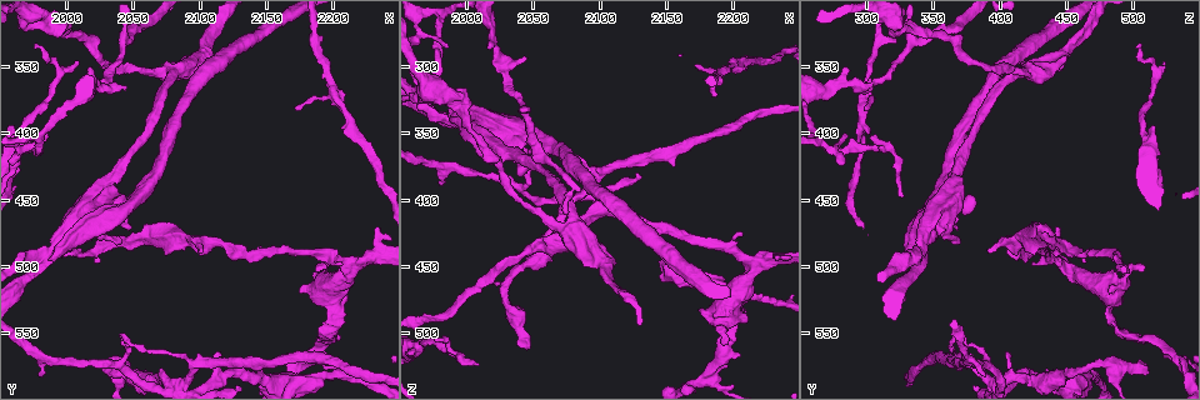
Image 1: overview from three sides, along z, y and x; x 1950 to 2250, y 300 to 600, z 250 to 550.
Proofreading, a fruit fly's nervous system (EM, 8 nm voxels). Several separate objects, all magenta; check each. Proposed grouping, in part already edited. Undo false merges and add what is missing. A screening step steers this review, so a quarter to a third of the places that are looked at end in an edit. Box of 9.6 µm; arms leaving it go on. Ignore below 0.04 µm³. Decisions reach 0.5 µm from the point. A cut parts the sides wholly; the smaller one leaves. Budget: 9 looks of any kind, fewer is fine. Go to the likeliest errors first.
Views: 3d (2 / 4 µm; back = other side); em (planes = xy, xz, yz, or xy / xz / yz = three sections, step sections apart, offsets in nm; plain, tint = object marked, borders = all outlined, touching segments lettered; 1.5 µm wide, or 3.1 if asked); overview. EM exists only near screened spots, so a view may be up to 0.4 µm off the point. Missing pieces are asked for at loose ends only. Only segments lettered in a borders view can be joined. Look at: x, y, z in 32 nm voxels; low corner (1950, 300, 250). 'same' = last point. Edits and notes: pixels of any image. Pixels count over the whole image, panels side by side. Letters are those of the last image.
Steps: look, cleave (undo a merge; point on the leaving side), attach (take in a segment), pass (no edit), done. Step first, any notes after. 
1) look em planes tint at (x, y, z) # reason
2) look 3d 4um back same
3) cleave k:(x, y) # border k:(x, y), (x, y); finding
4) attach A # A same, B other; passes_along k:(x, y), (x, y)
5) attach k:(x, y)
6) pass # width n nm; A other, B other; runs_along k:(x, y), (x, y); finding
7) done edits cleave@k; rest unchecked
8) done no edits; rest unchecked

look em planes borders at (1988, 494, 340)

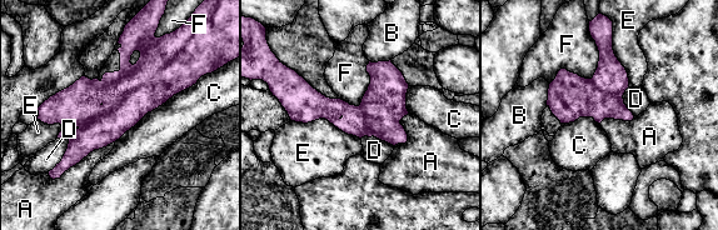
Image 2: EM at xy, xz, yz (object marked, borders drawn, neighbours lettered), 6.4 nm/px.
cleave 2:(166, 83) # width 280 nm; A other, B other, C other, D other, E other, F other; a second neuron is stuck on

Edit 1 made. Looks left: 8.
look em planes borders at (2010, 348, 524)

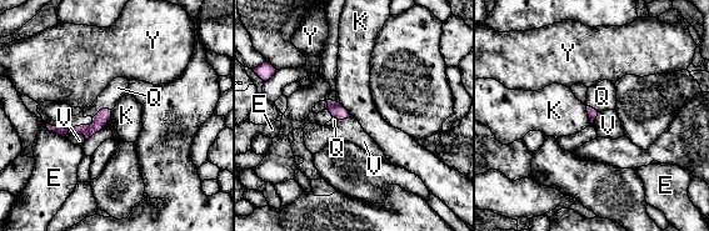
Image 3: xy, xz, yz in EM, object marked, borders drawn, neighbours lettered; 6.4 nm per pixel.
attach Q # E other, K other, Q same, V other, Y other; passes_along 3:(103, 116), (103, 109), (118, 88); it goes on there

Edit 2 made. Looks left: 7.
look overview

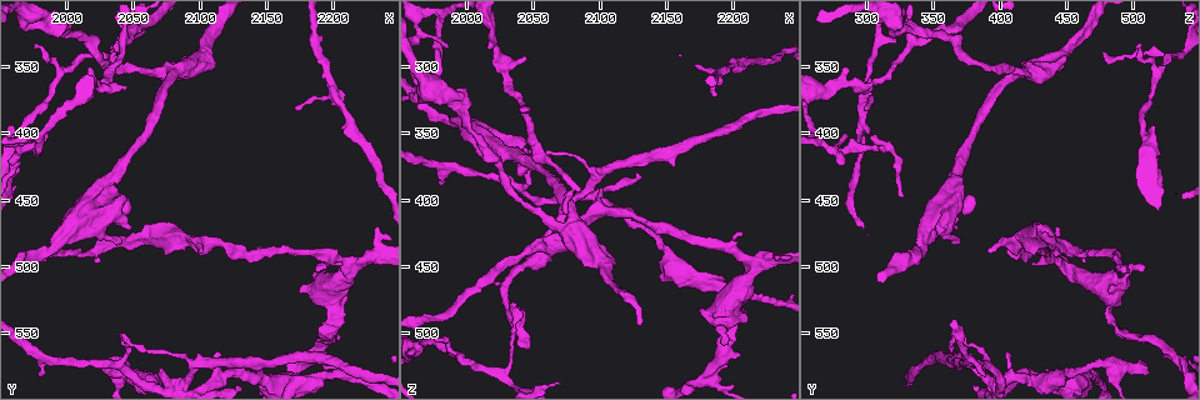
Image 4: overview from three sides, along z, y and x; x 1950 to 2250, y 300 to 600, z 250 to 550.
look em planes borders at (2044, 580, 514) # an open end

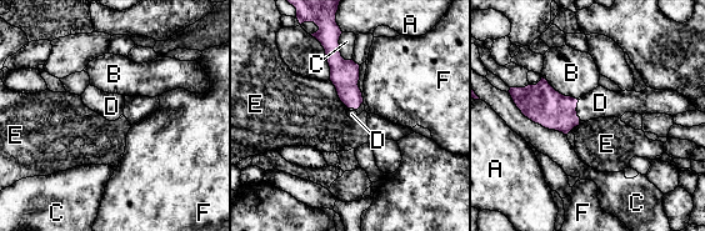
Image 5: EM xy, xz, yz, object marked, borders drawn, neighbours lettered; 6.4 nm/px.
attach D # A other, B other, C other, D same, E other, F other; passes_along 5:(541, 104), (576, 115), (600, 103); the neuron continues

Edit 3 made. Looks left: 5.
look overview # see it whole again

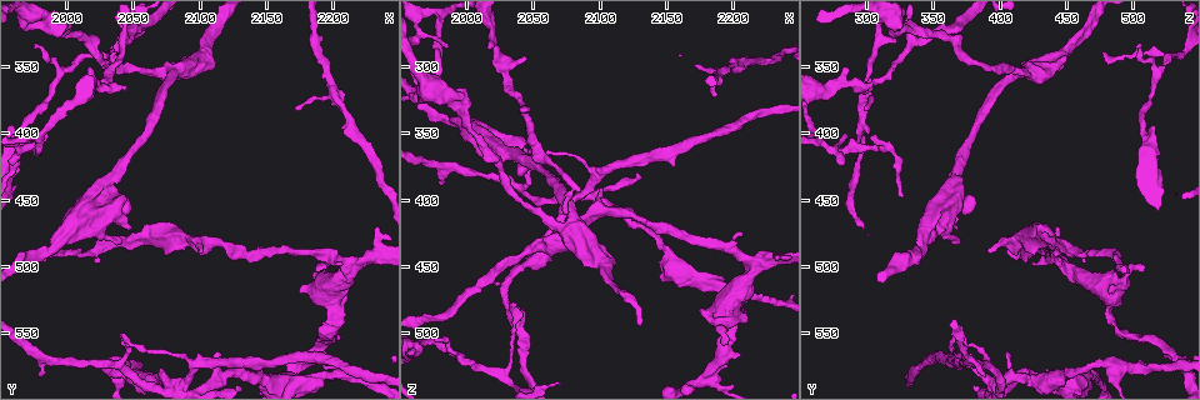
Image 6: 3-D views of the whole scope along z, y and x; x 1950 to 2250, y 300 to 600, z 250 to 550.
look 3d 2um at (2032, 340, 476) # thin end

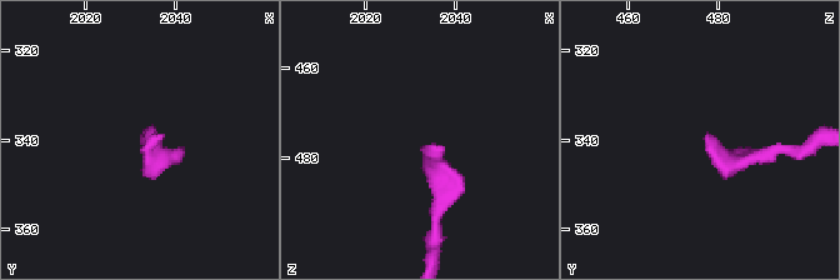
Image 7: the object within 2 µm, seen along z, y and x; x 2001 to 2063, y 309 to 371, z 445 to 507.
look em xy step 4 tint at (2033, 340, 477) # need the tissue

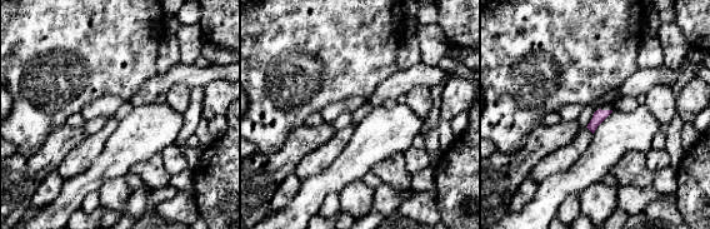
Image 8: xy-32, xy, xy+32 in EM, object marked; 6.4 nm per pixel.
look em planes borders same # cut it another way

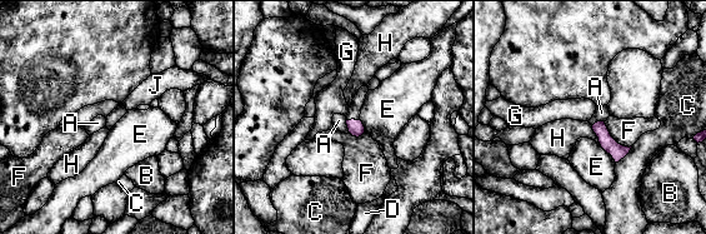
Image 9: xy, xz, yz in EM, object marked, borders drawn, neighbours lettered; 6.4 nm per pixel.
pass # longest_contact F 240 nm; A other, B other, C other, D other, E other, F other, G other, H other, J other; border 9:(345, 120), (350, 133); no lettered segment goes on from it

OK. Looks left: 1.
done edits cleave@2, attach@3, attach@5; rest unchecked

